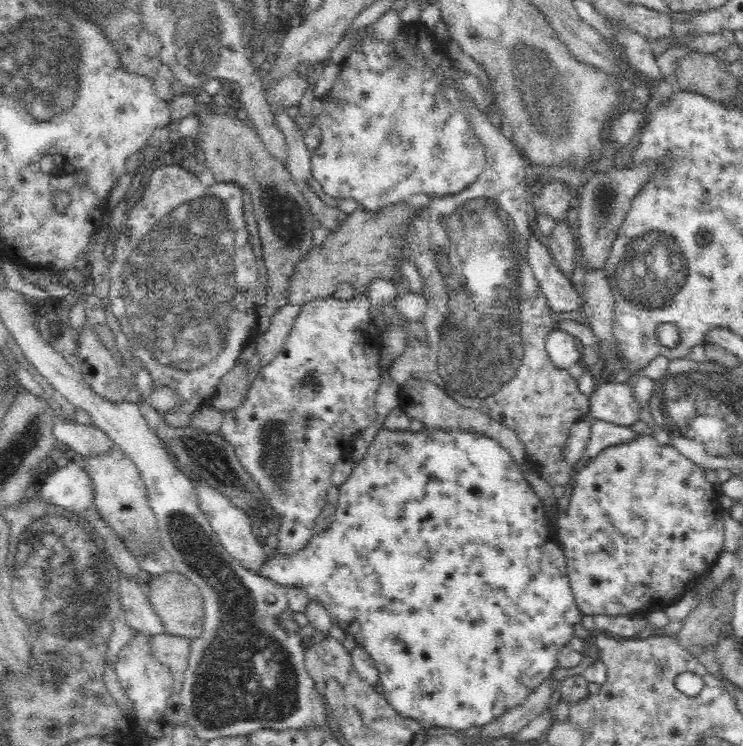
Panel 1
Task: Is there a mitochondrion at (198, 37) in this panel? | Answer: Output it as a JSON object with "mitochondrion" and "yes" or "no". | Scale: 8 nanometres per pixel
{"mitochondrion":"yes"}

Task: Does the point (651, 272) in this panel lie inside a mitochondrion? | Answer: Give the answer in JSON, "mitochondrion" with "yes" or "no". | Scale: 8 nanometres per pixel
{"mitochondrion":"yes"}

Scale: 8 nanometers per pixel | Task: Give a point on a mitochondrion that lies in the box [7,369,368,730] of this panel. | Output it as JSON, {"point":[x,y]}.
{"point":[76,584]}

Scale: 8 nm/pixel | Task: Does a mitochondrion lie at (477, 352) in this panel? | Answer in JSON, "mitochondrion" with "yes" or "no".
{"mitochondrion":"yes"}

